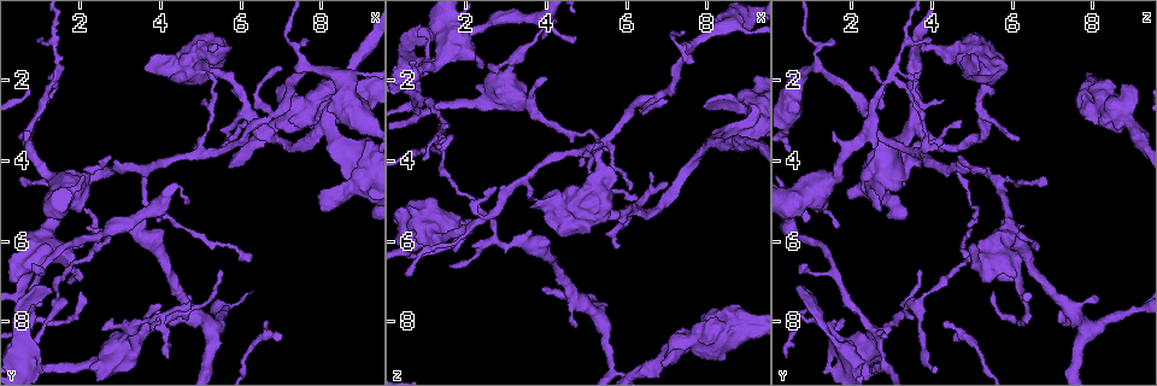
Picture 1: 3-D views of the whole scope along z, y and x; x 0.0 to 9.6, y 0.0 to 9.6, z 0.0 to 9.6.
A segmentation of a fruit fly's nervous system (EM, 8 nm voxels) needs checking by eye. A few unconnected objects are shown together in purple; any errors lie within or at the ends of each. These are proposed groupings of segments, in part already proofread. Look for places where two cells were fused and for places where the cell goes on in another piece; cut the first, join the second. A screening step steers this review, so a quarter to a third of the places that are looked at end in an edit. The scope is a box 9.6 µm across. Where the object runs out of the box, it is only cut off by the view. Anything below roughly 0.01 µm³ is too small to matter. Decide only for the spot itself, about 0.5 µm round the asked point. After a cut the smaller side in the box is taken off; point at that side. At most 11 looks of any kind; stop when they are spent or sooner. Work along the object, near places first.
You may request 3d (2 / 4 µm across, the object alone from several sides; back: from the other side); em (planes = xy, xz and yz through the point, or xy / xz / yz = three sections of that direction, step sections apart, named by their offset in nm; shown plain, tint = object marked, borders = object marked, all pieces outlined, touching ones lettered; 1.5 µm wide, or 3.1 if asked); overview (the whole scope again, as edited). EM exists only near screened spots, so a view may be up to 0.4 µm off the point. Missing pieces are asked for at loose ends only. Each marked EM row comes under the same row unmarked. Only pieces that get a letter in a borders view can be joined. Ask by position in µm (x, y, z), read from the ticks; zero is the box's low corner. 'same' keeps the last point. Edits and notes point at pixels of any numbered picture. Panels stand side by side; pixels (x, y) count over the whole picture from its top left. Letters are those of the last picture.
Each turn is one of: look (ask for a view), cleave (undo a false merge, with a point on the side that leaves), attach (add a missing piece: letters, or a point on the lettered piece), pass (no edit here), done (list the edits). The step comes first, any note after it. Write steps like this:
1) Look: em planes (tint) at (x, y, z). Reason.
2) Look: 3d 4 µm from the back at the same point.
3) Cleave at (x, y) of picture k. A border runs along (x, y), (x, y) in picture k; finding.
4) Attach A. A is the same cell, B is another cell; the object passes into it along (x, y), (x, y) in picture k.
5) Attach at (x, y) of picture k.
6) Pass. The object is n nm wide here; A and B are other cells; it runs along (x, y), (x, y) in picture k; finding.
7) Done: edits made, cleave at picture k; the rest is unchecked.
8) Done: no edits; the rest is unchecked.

Look: 3d 2 µm at (1.65, 6.15, 6.70). Branch stops here.

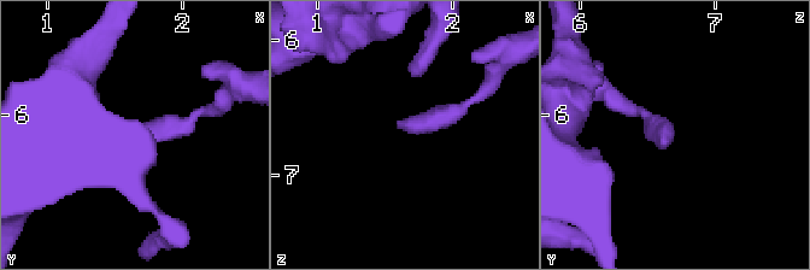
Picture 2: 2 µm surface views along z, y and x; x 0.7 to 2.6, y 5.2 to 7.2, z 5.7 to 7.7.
Look: em planes (borders) at (1.62, 6.22, 6.64). Shape alone is not enough.

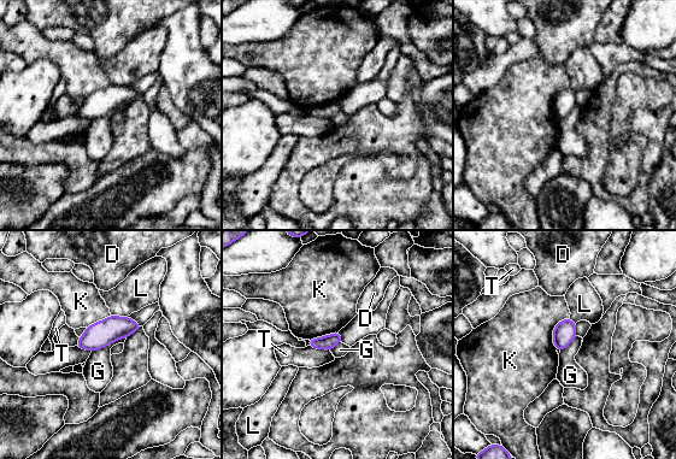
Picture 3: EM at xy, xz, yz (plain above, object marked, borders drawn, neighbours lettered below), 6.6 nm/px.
Pass. D, G, K, L and T are other cells; a border runs along (309, 346), (329, 351) in picture 3; none of them fits.

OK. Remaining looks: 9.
Look: 3d 2 µm at (1.40, 1.20, 3.20). A narrow waist.

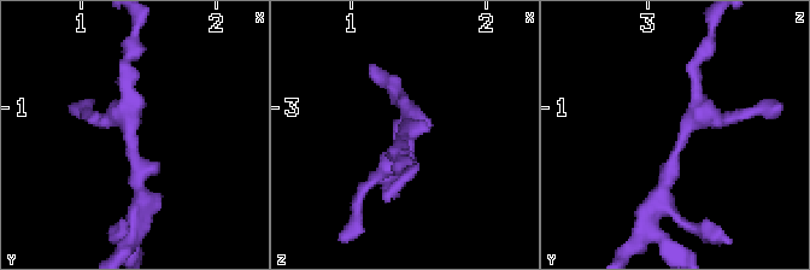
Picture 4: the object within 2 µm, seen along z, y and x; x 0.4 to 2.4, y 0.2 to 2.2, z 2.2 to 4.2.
Look: em xz step 4 (tint) at (1.38, 1.24, 3.24). Need the tissue.

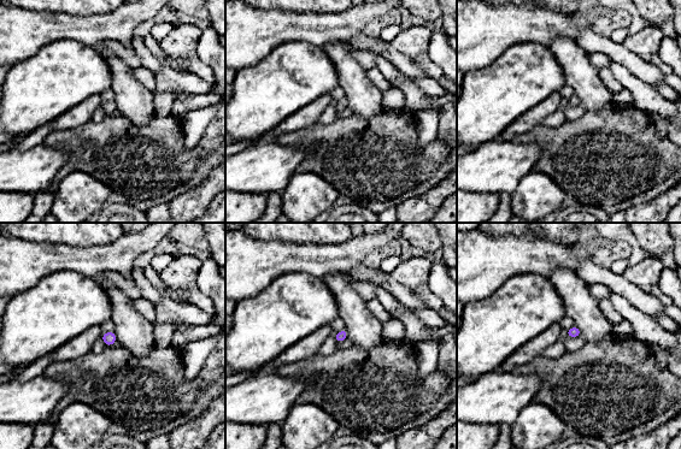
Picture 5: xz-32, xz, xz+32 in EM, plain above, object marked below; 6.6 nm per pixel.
Look: em planes (borders) at the same point.

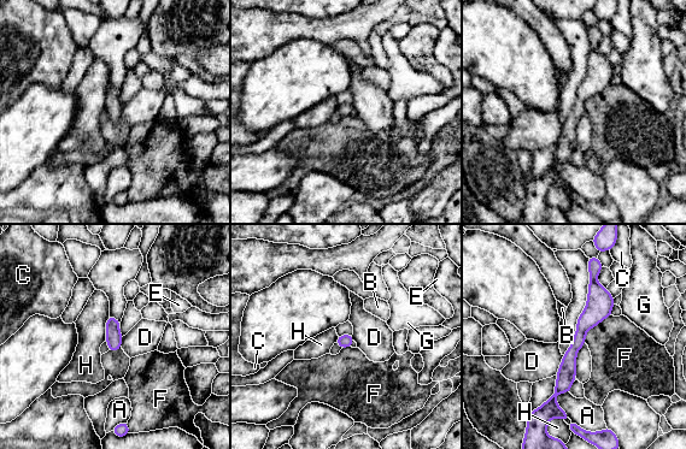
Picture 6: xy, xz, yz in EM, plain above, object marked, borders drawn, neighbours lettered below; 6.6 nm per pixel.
Pass. The object is 80 nm wide here; A, B, C, D, E, F, G and H are other cells; a border runs along (564, 355), (556, 373) in picture 6; one cell here.

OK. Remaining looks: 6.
Look: 3d 2 µm at (6.65, 3.05, 2.45). Arms part here.

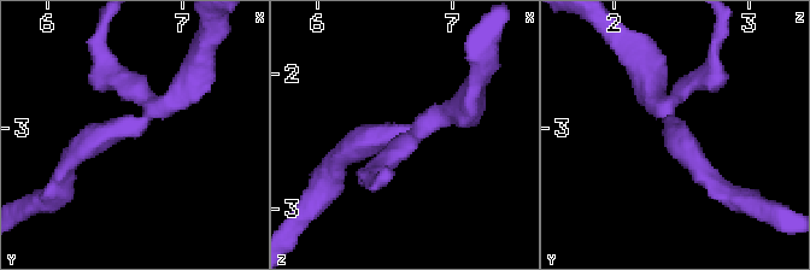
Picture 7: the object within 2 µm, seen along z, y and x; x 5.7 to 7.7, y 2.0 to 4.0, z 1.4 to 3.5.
Look: em yz step 4 (borders) at (6.64, 3.00, 2.42). 3 arms meet here.

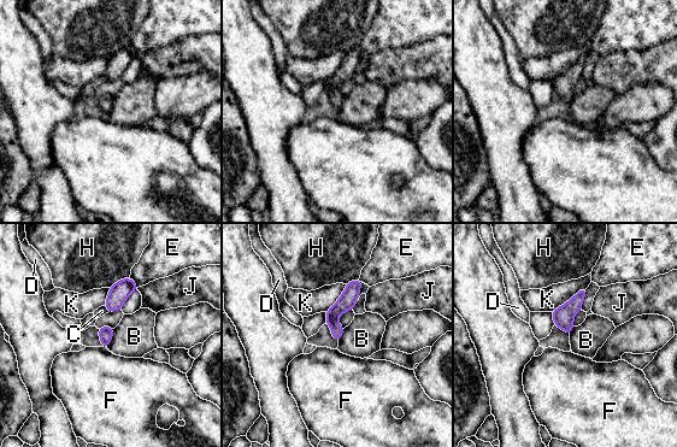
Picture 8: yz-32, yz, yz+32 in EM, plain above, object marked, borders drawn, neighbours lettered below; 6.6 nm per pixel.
Pass. B, C, D, E, F, H, J and K are other cells; it runs along (357, 282), (334, 313), (337, 336) in picture 8; one cell here.

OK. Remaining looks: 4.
Look: em xz step 8 (tint) at (1.10, 8.15, 3.70). A narrow waist.

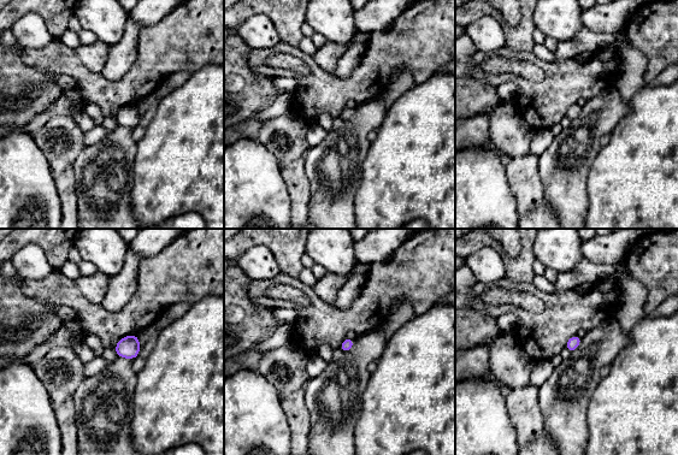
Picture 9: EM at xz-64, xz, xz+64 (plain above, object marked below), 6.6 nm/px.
Look: em planes (borders) at the same point. Cut it another way.

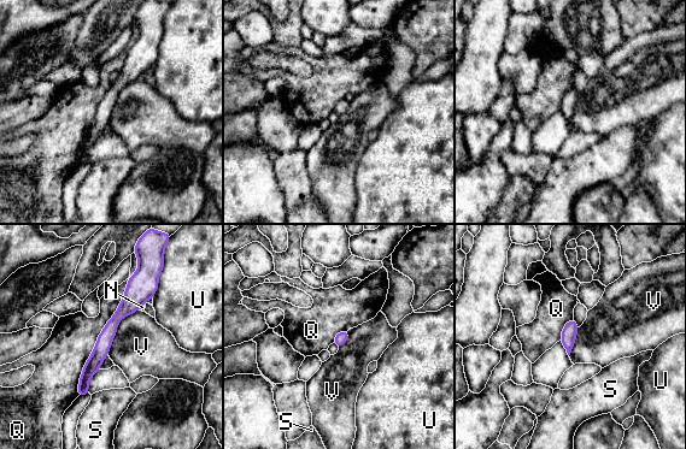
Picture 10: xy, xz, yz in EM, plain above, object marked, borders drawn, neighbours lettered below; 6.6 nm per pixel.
Pass. The object is 80 nm wide here; N, Q, S, U and V are other cells; it runs along (145, 278), (112, 323), (81, 391) in picture 10; all the same cell.

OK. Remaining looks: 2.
Done: no edits; the rest is unchecked.

